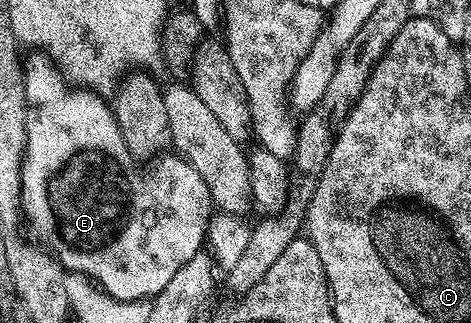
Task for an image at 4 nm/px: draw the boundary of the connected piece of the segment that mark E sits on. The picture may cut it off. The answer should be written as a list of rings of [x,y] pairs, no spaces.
[[[45,54],[29,55],[24,62],[24,71],[26,74],[26,161],[22,163],[21,211],[25,219],[27,216],[34,223],[35,230],[46,239],[45,247],[53,253],[67,273],[90,277],[103,292],[107,292],[117,300],[140,300],[157,296],[160,290],[164,290],[164,286],[168,286],[168,282],[172,282],[176,270],[180,270],[180,266],[184,266],[184,262],[188,262],[197,252],[203,251],[207,243],[212,219],[212,201],[204,178],[200,178],[194,167],[181,156],[166,154],[153,165],[155,168],[142,180],[142,172],[138,169],[141,168],[139,161],[135,160],[128,150],[118,129],[111,105],[105,99],[84,88],[71,86]]]

